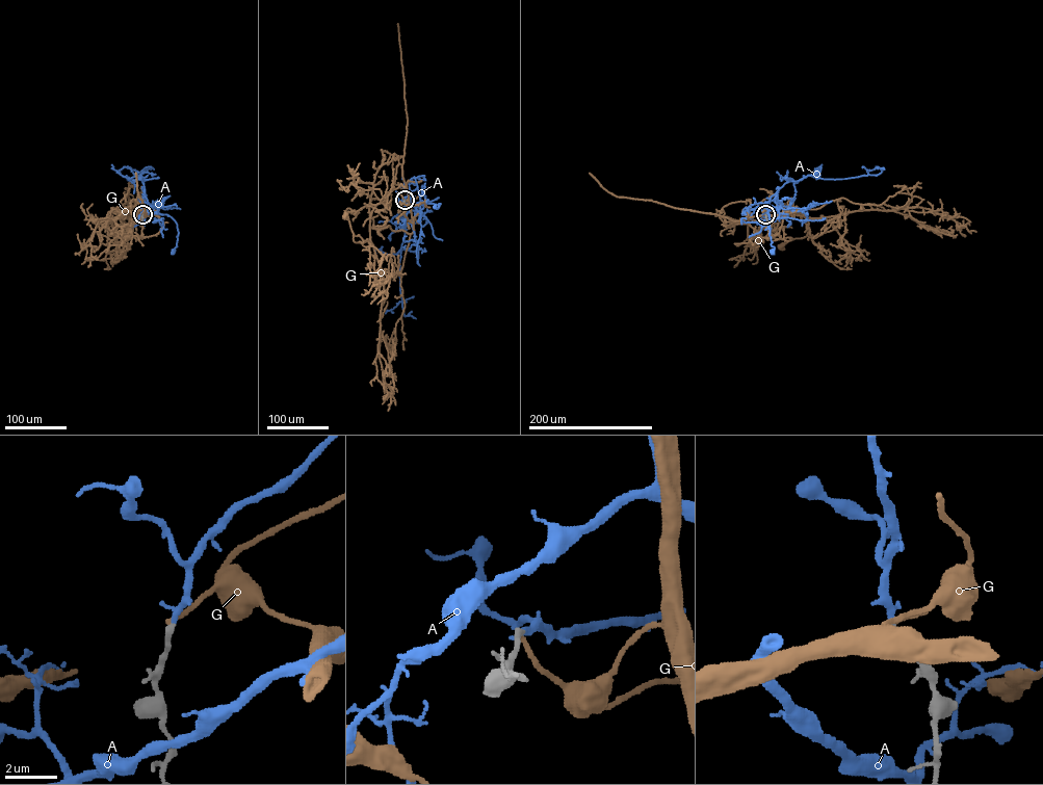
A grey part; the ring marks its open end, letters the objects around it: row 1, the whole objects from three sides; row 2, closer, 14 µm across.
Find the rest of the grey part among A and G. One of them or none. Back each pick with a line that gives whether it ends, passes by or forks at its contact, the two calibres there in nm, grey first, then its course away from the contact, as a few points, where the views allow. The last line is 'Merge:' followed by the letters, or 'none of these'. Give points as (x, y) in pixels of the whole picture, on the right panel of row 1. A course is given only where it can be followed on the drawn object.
A: It ends there. Thickness 240 nm (grey) against 240 nm. Its course: (765, 214), (767, 205), (773, 253)
Merge: A

